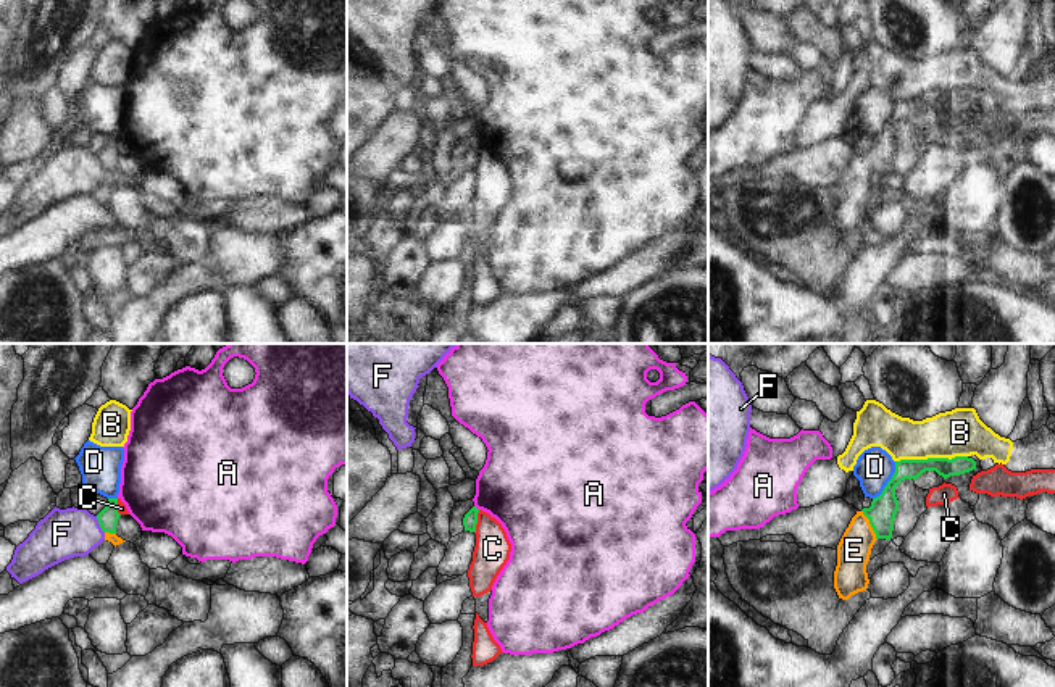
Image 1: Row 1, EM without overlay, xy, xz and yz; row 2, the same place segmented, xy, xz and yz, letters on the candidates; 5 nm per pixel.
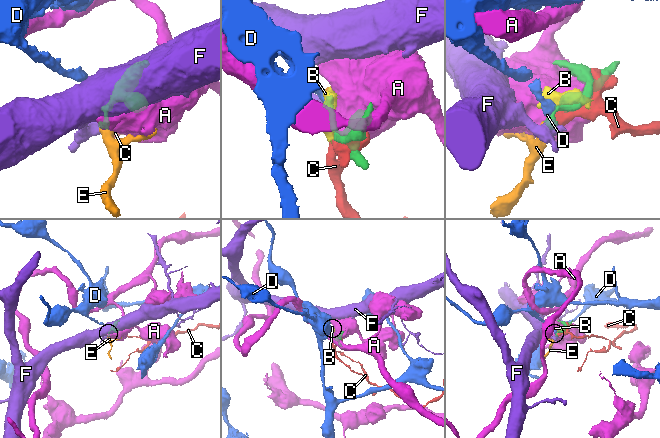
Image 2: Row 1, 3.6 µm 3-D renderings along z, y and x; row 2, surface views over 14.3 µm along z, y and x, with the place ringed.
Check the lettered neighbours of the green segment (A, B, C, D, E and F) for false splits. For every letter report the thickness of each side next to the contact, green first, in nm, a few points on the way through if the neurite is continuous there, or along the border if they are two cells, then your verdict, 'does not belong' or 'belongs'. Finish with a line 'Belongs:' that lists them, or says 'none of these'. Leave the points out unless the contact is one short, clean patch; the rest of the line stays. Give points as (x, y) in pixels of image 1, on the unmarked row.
A: 70 nm thick on the green side, 400 nm on the other; does not belong
B: 100 nm thick on the green side, 240 nm on the other; does not belong
C: 70 nm thick on the green side, 180 nm on the other; does not belong
D: 140 nm thick on the green side, 190 nm on the other; border along yz (896, 100), (892, 116), (873, 137); does not belong
E: 140 nm thick on the green side, 170 nm on the other; runs through yz (881, 152), (870, 162), (854, 189); belongs
F: 100 nm thick on the green side, 240 nm on the other; border along xy (95, 155), (104, 171); does not belong
Belongs: E

